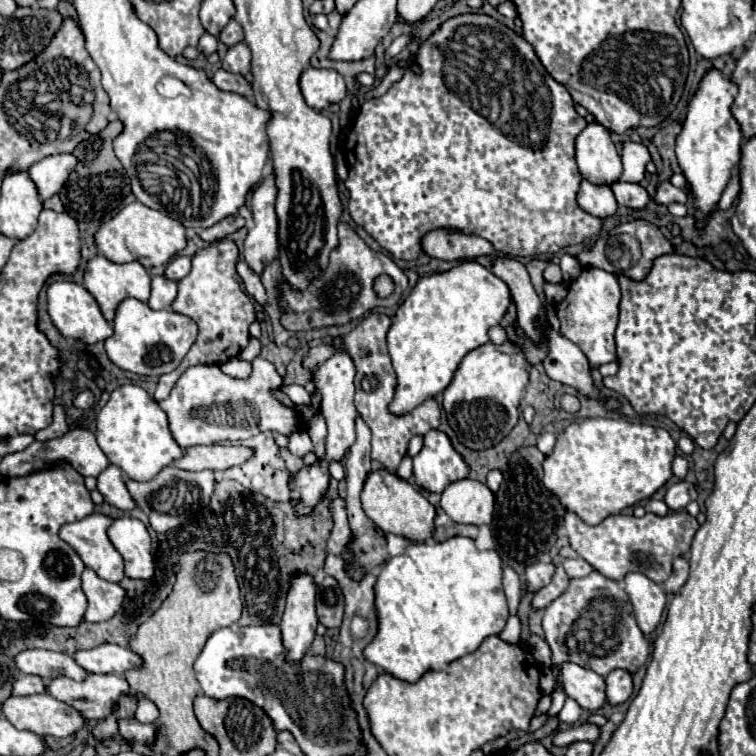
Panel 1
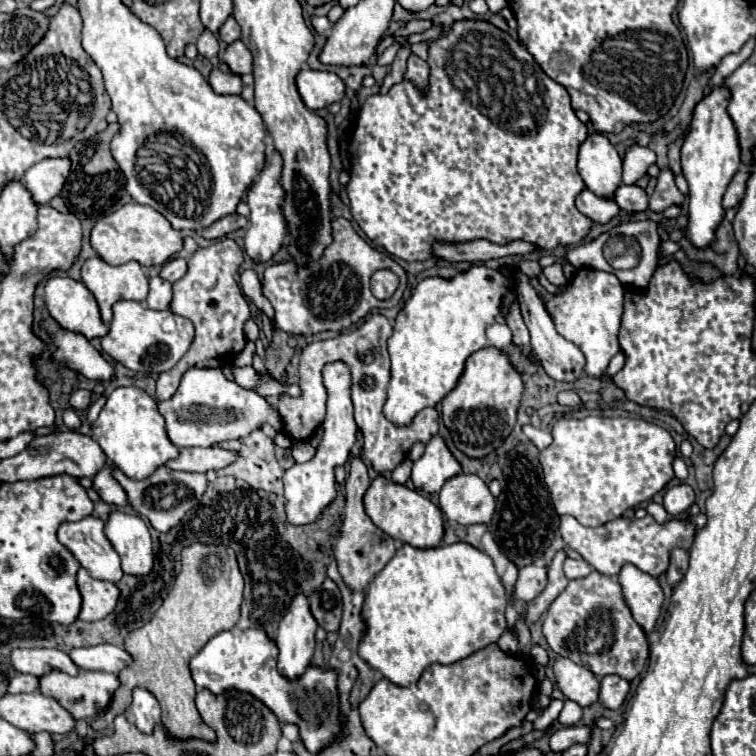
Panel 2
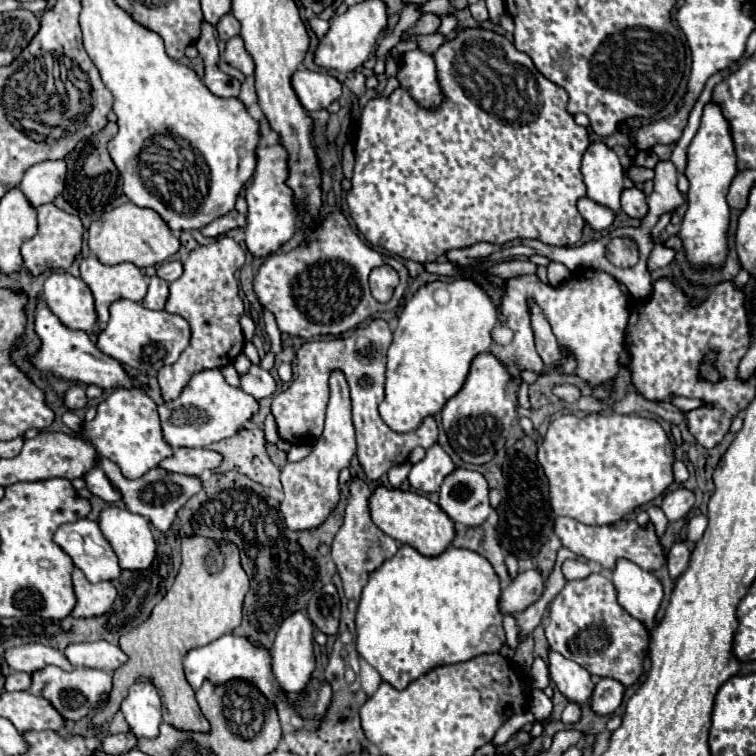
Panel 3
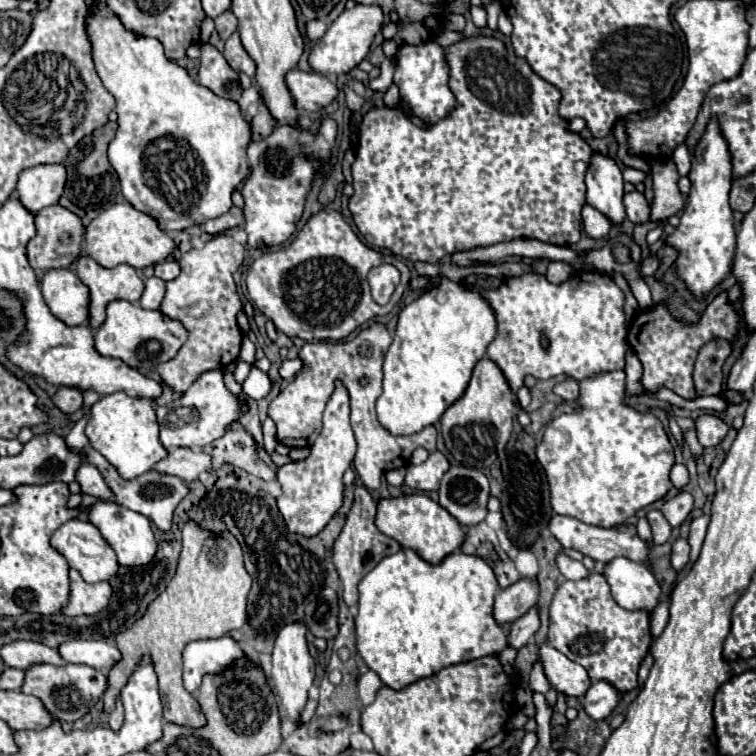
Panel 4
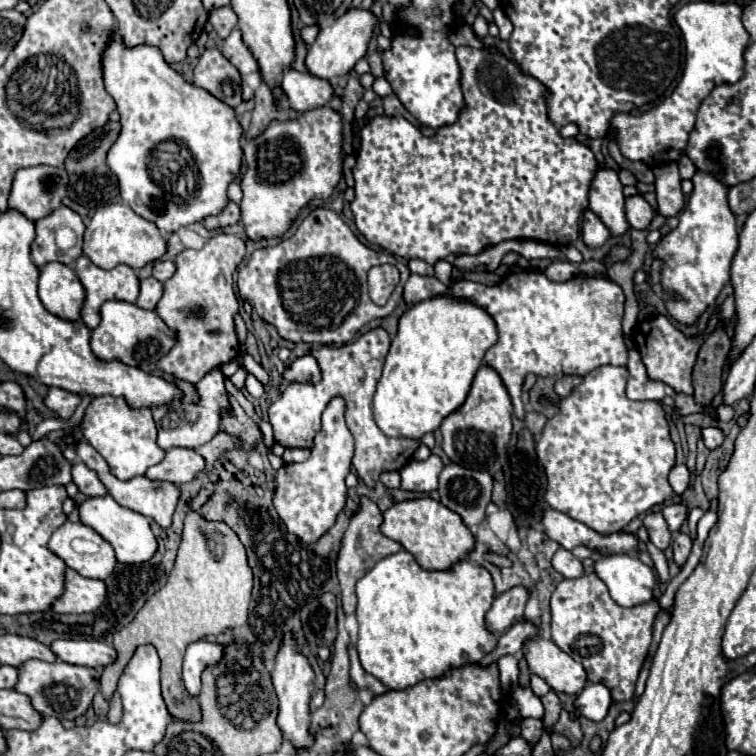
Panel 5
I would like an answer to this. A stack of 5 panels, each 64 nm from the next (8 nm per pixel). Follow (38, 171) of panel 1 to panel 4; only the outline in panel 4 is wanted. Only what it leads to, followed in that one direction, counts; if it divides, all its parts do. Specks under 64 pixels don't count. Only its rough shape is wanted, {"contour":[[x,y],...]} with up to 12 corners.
{"contour":[[40,164],[18,176],[16,196],[36,214],[58,204],[62,164]]}

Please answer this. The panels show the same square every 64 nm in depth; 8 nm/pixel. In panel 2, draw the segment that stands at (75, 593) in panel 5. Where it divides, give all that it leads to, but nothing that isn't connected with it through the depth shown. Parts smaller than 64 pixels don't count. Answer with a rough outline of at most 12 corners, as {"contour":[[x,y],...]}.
{"contour":[[78,570],[80,620],[102,620],[114,610],[120,590]]}

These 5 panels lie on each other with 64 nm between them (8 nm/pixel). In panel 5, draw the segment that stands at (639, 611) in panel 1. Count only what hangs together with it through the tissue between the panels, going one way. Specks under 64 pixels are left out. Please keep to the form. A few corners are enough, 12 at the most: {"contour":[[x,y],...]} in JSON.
{"contour":[[602,554],[594,570],[614,602],[654,598],[656,576],[638,556]]}

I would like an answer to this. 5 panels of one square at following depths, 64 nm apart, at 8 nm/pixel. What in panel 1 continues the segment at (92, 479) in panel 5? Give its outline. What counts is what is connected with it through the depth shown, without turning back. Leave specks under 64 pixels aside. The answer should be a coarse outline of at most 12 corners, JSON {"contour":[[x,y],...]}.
{"contour":[[108,466],[98,478],[98,492],[108,504],[132,510],[122,472]]}

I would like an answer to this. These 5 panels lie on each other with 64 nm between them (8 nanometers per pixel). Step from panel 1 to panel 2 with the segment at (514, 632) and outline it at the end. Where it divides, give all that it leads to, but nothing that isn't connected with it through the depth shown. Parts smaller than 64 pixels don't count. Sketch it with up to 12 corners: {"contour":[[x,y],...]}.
{"contour":[[510,630],[498,640],[504,654],[516,654],[518,642]]}

